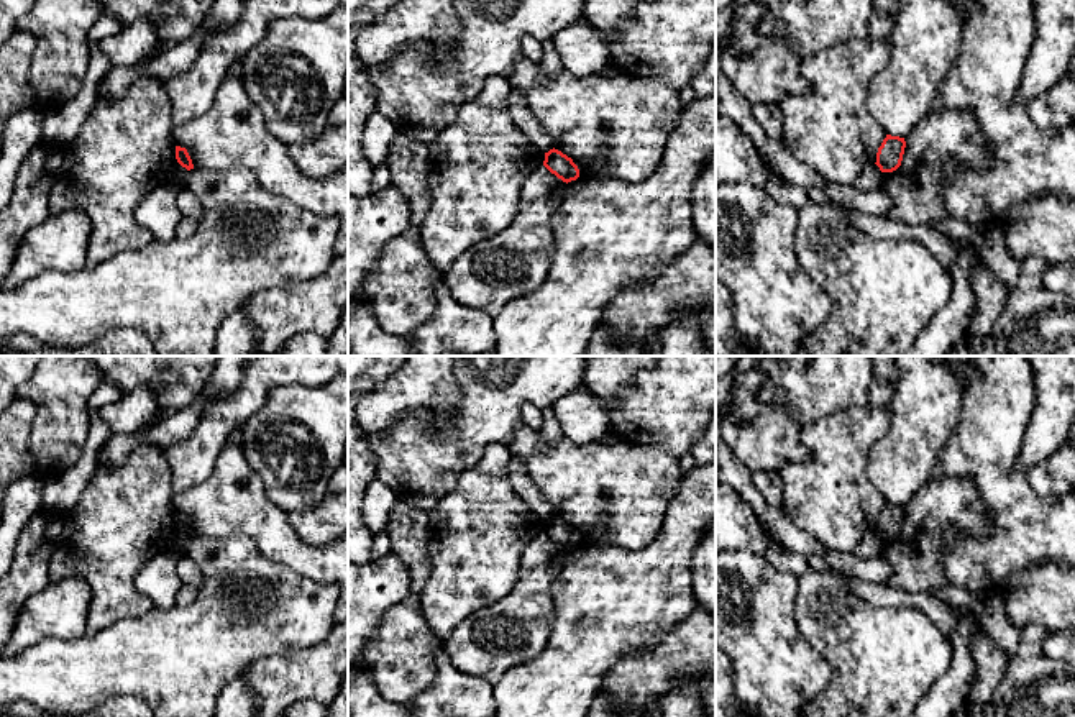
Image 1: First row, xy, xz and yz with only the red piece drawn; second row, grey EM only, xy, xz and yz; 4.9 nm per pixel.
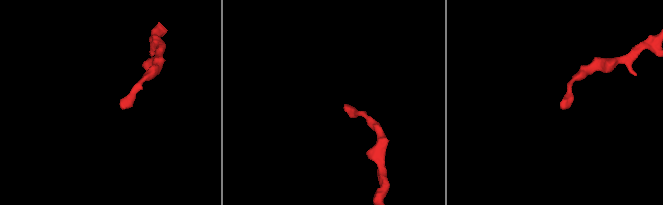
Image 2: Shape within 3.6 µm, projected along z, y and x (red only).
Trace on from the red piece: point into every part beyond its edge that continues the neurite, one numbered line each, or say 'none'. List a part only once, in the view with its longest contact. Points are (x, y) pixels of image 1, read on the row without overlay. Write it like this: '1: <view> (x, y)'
none

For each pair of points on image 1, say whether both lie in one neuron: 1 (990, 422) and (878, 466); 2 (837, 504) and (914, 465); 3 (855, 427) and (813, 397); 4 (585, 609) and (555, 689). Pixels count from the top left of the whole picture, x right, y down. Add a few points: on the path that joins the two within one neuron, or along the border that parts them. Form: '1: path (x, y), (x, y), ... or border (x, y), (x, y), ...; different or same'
1: border (962, 404), (959, 425), (937, 458), (933, 476); different
2: border (870, 448), (865, 474), (887, 501); different
3: border (869, 402), (859, 407), (841, 409), (803, 427); different
4: path (588, 629), (588, 639), (570, 670); same

